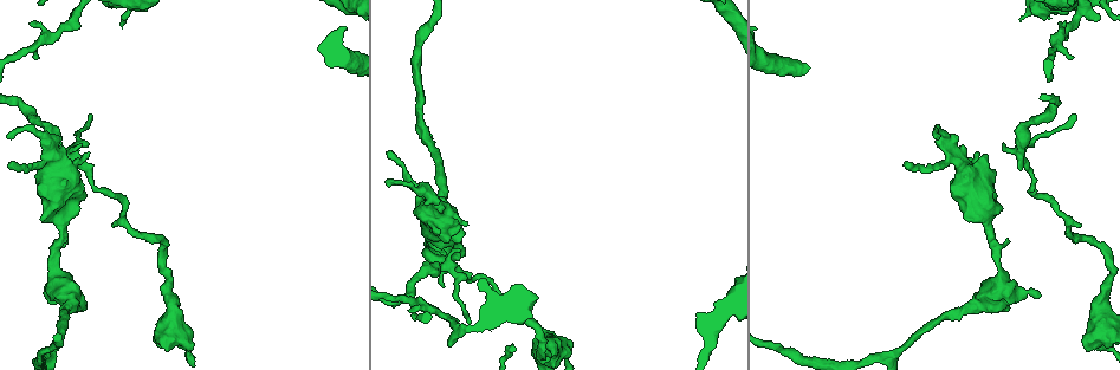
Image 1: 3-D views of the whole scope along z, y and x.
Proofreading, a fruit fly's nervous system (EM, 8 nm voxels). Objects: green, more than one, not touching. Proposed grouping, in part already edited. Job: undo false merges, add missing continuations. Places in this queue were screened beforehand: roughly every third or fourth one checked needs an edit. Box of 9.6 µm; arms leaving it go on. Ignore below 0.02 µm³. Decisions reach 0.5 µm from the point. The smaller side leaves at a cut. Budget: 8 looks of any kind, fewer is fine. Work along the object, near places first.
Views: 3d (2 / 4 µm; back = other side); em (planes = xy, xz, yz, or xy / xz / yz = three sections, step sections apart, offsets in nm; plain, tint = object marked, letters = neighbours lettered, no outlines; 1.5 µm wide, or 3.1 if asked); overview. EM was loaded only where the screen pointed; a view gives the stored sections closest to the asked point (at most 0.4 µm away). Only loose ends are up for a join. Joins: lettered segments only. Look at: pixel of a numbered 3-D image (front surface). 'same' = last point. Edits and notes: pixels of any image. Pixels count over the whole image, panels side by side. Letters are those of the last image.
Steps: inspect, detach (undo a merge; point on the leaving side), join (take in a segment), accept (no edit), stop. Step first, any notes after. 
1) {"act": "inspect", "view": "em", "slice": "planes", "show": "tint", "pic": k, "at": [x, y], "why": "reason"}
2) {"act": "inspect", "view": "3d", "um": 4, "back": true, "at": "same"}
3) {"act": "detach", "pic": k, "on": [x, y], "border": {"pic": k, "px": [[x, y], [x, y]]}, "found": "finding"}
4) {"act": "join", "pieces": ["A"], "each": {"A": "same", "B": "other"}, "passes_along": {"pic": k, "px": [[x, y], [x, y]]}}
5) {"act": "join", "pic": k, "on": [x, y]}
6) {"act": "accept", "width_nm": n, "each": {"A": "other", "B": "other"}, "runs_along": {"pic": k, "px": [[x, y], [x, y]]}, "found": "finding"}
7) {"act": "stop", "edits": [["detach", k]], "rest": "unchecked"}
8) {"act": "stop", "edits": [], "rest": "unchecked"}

{"act": "inspect", "view": "3d", "um": 2, "pic": 1, "at": [389, 184], "why": "an open end"}

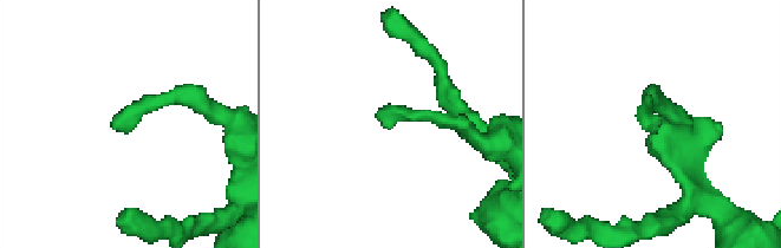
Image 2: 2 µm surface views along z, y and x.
{"act": "inspect", "view": "em", "slice": "yz", "step": 4, "show": "letters", "pic": 2, "at": [122, 129], "why": "now the EM"}

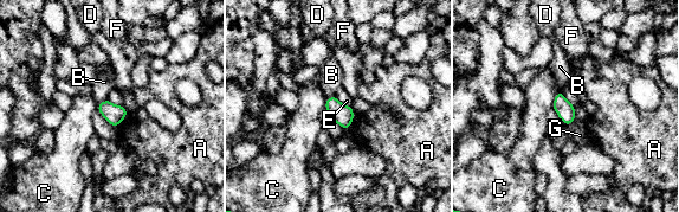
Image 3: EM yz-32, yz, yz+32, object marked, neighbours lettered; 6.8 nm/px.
{"act": "inspect", "view": "em", "slice": "planes", "show": "letters", "at": "same", "why": "another direction"}

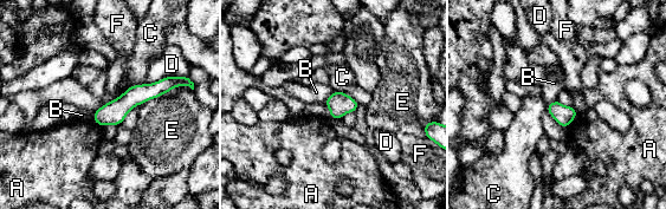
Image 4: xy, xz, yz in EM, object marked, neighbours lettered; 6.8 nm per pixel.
{"act": "accept", "each": {"A": "other", "B": "other", "C": "other", "D": "other", "E": "other", "F": "other"}, "runs_along": {"pic": 4, "px": [[167, 86], [96, 117]]}, "found": "no lettered segment goes on from it"}

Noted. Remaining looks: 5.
{"act": "inspect", "view": "em", "slice": "planes", "show": "letters", "pic": 1, "at": [40, 217], "why": "stops while still wide"}

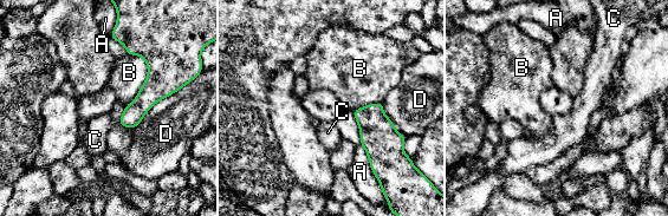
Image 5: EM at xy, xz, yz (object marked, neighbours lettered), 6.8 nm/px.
{"act": "accept", "each": {"A": "other", "B": "other", "C": "other", "D": "other"}, "found": "none of them fits"}

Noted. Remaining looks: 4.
{"act": "inspect", "view": "3d", "um": 4, "pic": 1, "at": [190, 348], "why": "thick end"}

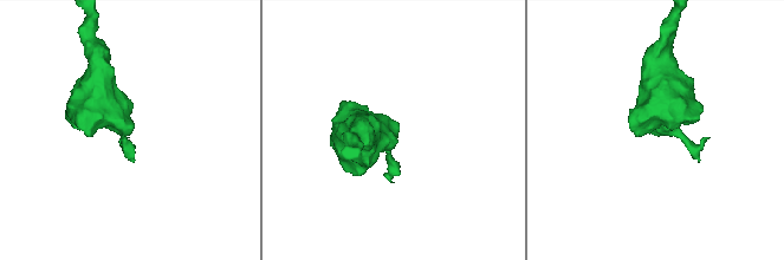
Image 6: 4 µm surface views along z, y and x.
{"act": "inspect", "view": "em", "slice": "planes", "show": "tint", "pic": 6, "at": [656, 134]}

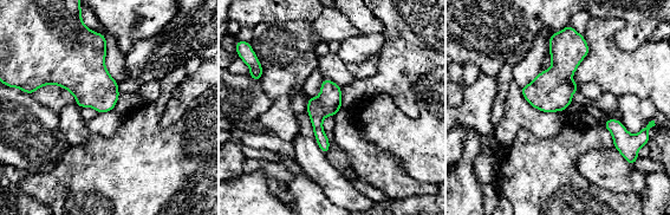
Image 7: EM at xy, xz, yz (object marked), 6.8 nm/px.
{"act": "inspect", "view": "em", "slice": "planes", "show": "letters", "at": "same"}

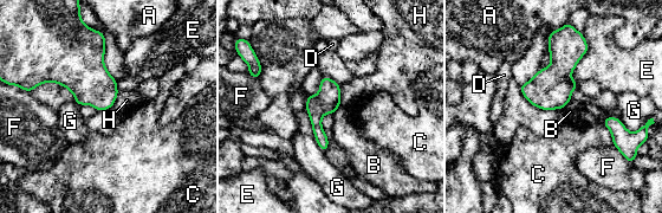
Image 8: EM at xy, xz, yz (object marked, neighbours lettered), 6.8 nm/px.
{"act": "accept", "each": {"A": "other", "B": "other", "C": "other", "D": "other", "E": "other", "F": "other", "G": "other", "H": "other"}, "border": {"pic": 8, "px": [[339, 88], [341, 104]]}, "found": "no lettered segment goes on from it"}

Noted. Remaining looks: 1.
{"act": "stop", "edits": [], "rest": "unchecked"}

